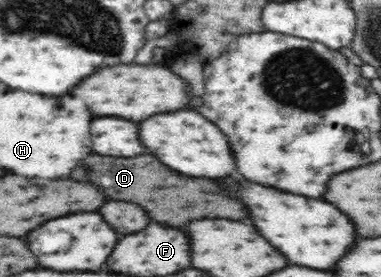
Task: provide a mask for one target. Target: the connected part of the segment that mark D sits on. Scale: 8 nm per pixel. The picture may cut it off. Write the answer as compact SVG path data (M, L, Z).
M92 154L78 162L78 166L72 170L72 178L98 186L110 201L138 204L148 212L150 220L156 220L156 224L182 228L184 224L188 224L188 220L200 220L200 216L230 220L242 220L244 216L248 216L248 212L244 212L244 204L240 204L240 200L232 200L232 196L224 196L224 192L220 192L220 184L216 184L214 180L186 180L188 176L164 168L164 164L160 164L150 154L140 158Z

